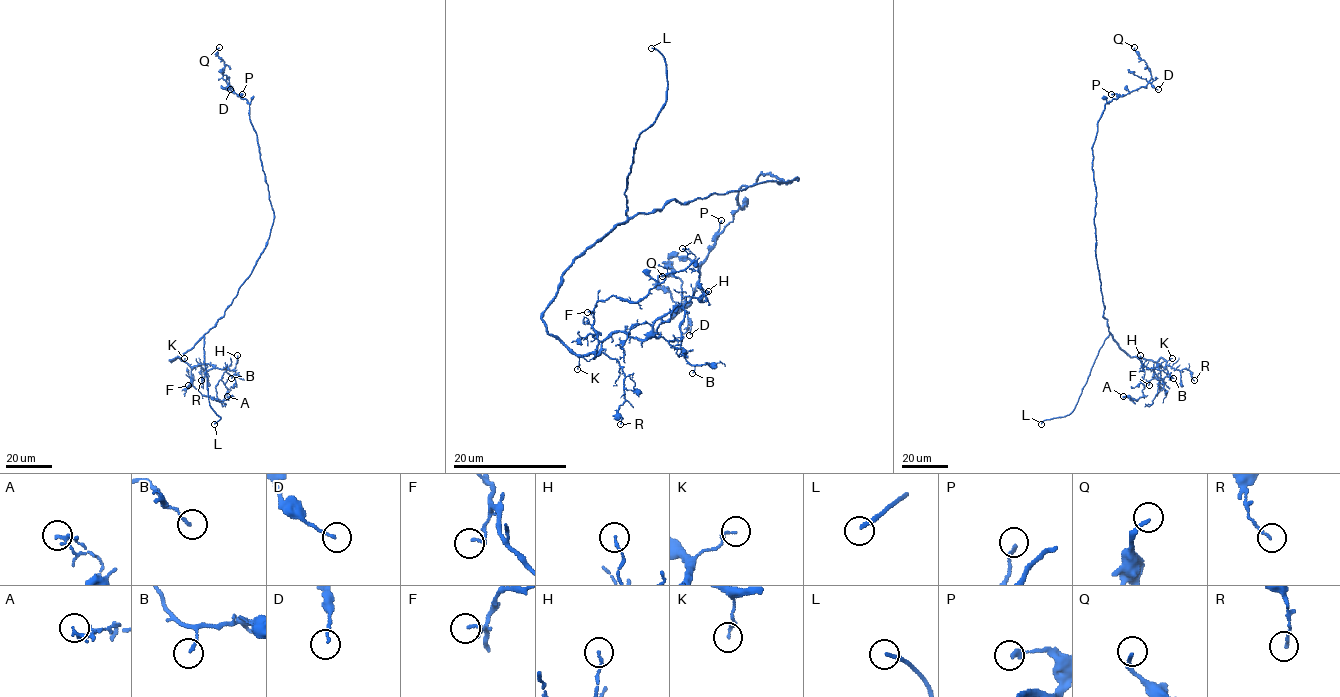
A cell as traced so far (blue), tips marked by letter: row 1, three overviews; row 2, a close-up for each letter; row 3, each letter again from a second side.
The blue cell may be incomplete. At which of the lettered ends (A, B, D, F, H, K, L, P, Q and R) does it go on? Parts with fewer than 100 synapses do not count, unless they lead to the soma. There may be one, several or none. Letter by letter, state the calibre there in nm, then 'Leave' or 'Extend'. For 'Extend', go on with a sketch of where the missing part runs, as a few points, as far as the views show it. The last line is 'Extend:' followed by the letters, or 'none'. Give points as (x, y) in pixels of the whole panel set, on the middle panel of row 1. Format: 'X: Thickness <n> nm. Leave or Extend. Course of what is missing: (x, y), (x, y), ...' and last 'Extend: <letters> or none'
A: Thickness 100 nm. Leave
B: Thickness 120 nm. Leave
D: Thickness 110 nm. Leave
F: Thickness 130 nm. Leave
H: Thickness 130 nm. Leave
K: Thickness 140 nm. Leave
L: Thickness 190 nm. Extend. Course of what is missing: (651, 48), (634, 49), (625, 58), (625, 69), (630, 76)
P: Thickness 200 nm. Leave
Q: Thickness 150 nm. Leave
R: Thickness 130 nm. Leave
Extend: L

